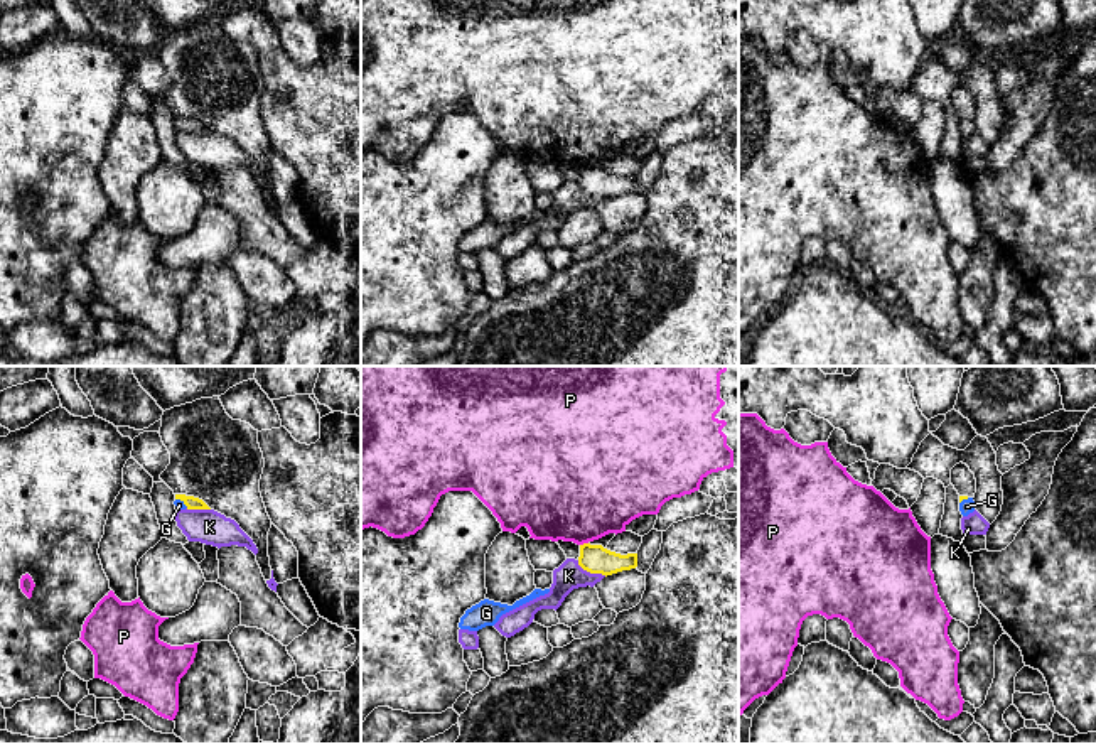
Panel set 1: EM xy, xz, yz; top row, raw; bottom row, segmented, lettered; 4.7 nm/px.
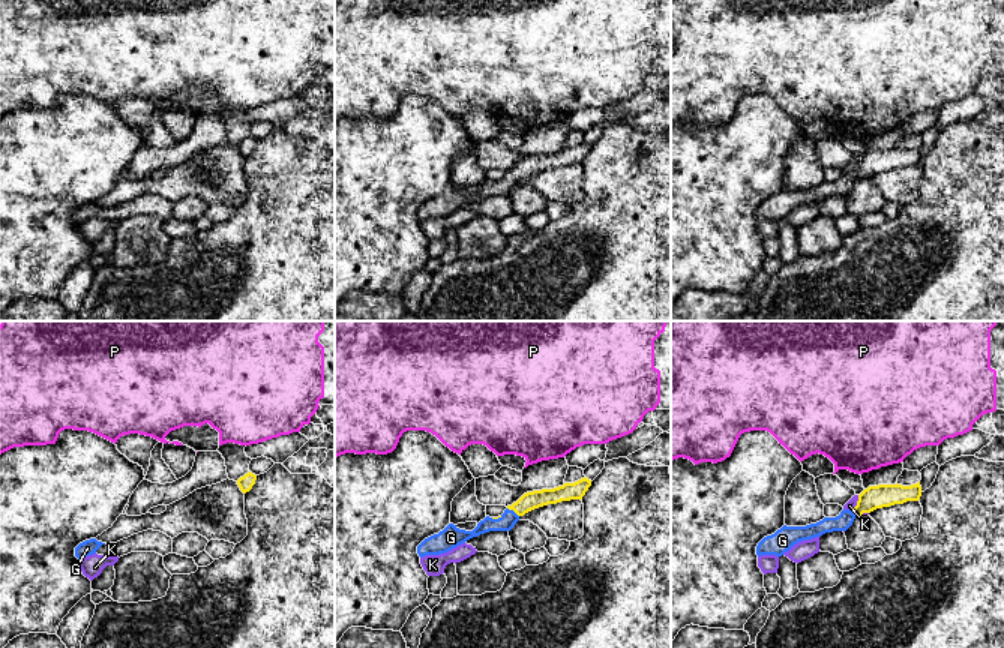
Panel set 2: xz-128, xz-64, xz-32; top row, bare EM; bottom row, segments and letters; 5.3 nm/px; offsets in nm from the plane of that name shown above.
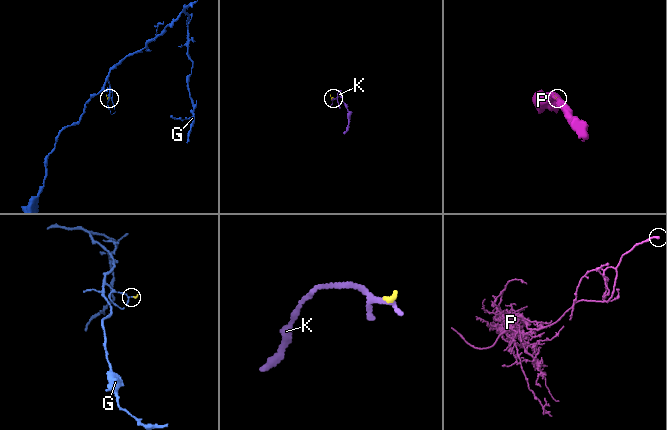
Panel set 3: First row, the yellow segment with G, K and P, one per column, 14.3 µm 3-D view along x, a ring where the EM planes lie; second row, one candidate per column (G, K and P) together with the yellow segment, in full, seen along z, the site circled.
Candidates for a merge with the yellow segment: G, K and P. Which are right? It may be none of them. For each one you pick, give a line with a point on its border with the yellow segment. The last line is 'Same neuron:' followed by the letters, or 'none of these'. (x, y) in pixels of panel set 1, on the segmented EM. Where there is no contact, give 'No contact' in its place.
G: Touches yellow at xy (182, 500)
Same neuron: G

